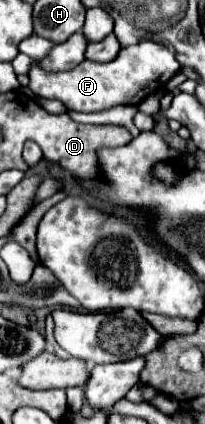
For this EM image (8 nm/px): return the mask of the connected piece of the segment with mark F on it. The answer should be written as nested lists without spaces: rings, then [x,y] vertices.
[[[31,35],[19,43],[19,53],[33,59],[29,69],[29,89],[43,99],[57,99],[65,107],[83,113],[105,111],[117,105],[139,105],[147,95],[163,89],[167,81],[181,69],[173,51],[169,51],[163,43],[141,41],[137,45],[123,47],[109,63],[83,61],[71,71],[45,71],[39,63],[49,55],[51,47],[55,45],[49,39],[39,39],[39,35]]]

